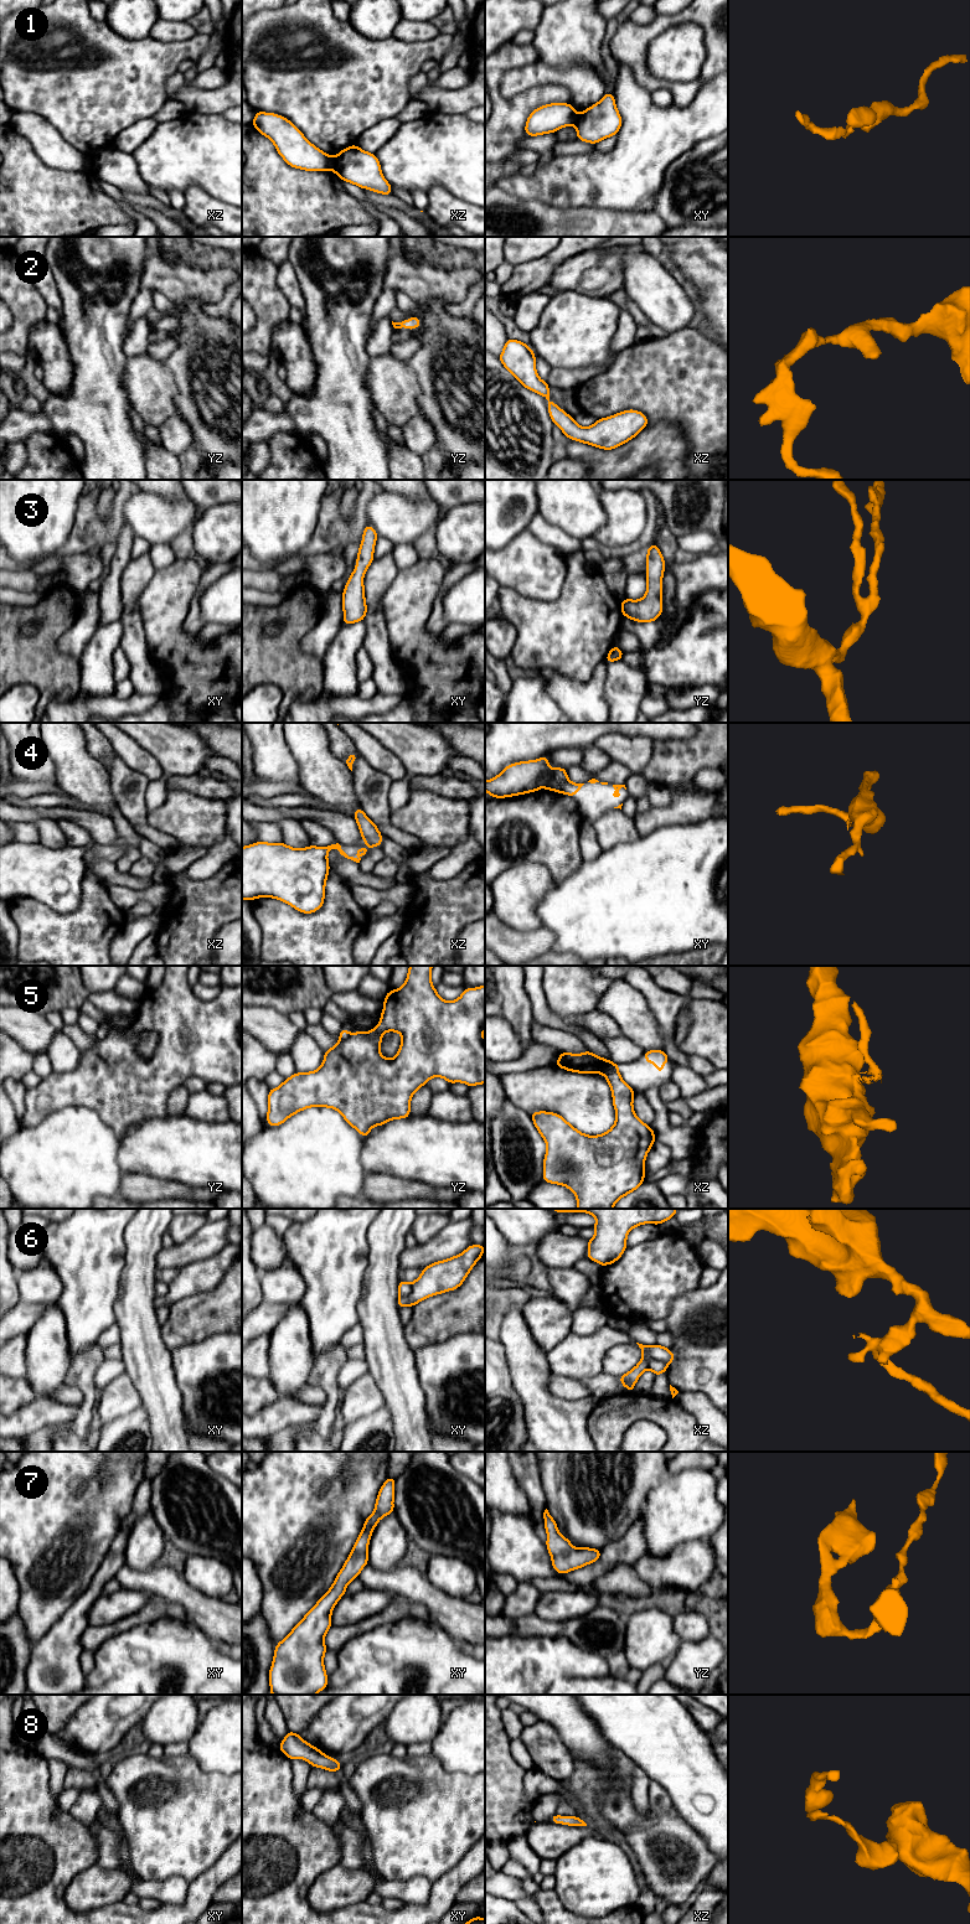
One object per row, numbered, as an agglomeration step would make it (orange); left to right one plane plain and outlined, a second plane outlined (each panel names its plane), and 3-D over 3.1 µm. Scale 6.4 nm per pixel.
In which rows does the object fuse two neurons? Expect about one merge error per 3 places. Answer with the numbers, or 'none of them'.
1, 5, 6

